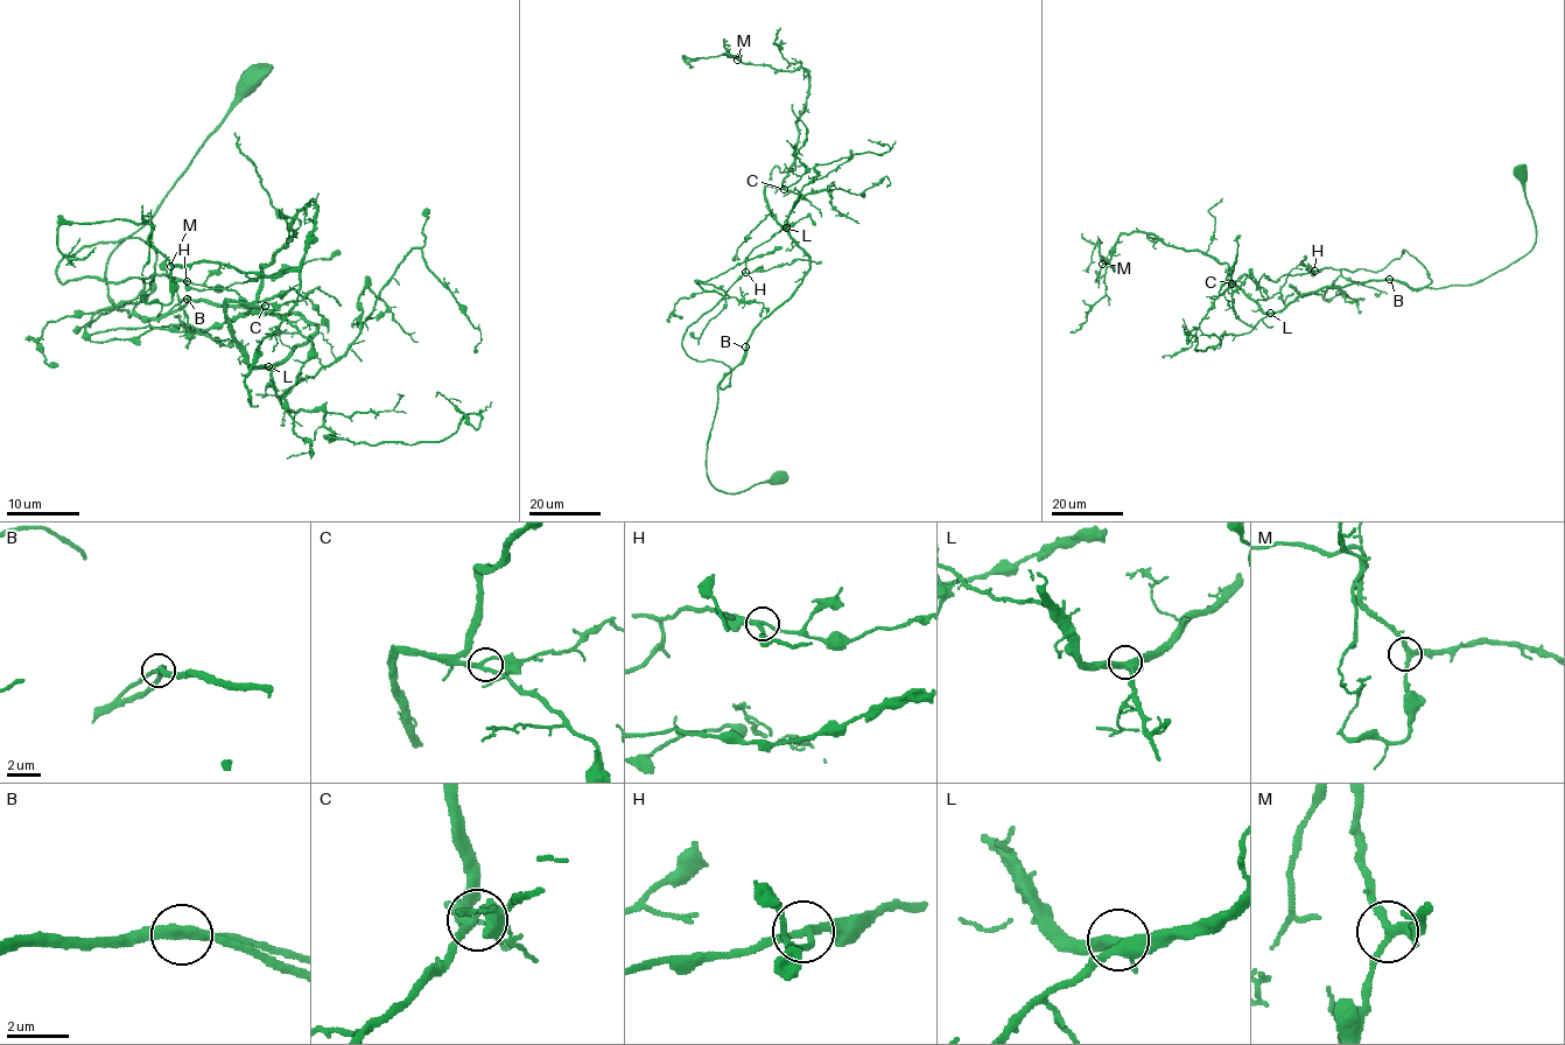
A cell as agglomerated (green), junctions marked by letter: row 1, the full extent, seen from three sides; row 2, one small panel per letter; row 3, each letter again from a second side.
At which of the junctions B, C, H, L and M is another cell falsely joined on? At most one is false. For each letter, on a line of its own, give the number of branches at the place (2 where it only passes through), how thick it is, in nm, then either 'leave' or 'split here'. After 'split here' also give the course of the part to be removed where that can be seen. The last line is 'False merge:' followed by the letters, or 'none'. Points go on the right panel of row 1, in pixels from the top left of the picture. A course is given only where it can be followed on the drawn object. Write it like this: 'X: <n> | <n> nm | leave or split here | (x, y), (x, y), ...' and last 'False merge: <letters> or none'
B: 2 | 320 nm | leave
C: 3 | 220 nm | leave
H: 3 | 220 nm | leave
L: 3 | 420 nm | leave
M: 3 | 240 nm | leave
False merge: none

